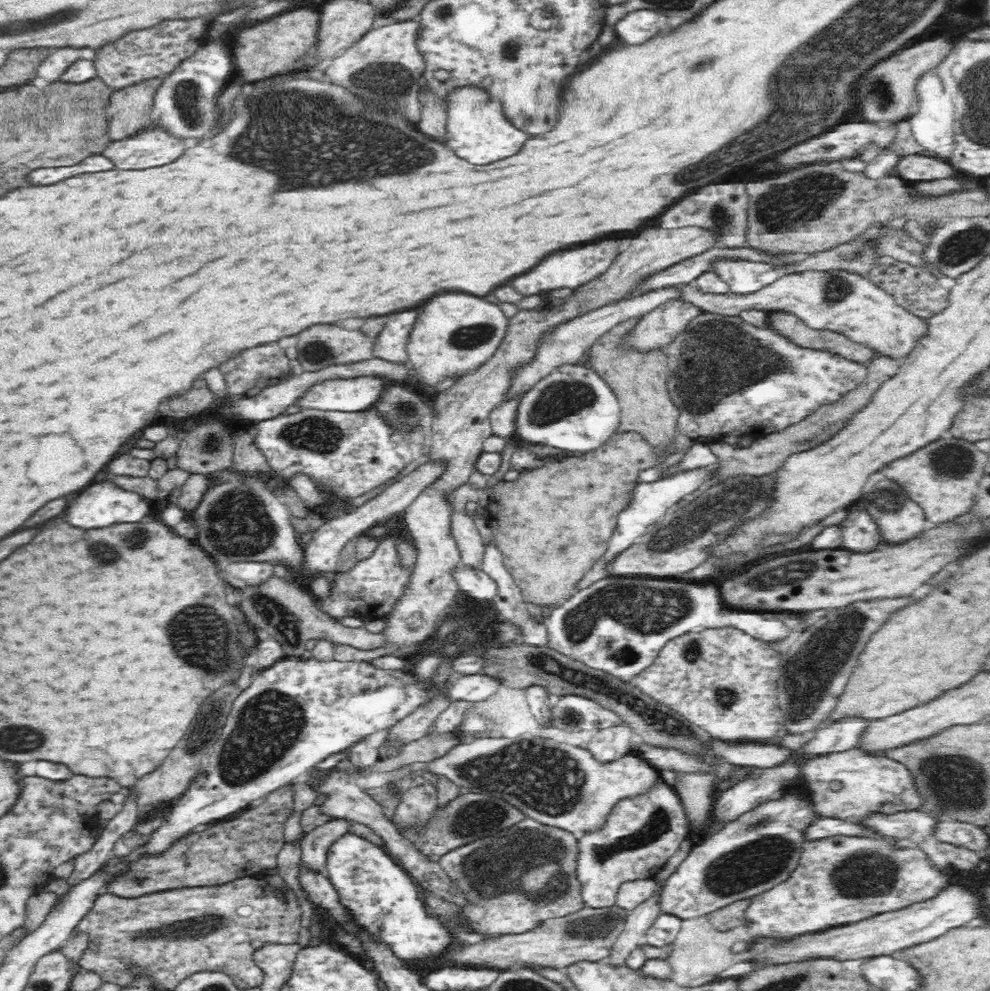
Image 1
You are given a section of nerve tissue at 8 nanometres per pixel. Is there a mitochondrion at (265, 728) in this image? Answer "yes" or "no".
yes

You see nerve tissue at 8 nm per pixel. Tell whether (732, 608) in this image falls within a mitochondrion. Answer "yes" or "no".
no

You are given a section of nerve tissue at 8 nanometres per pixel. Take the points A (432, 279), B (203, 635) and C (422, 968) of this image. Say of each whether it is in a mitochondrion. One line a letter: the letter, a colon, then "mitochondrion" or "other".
A: other
B: mitochondrion
C: other

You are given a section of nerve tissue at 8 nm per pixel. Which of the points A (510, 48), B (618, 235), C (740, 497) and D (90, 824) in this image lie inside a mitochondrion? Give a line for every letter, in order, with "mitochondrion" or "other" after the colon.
A: mitochondrion
B: other
C: mitochondrion
D: other

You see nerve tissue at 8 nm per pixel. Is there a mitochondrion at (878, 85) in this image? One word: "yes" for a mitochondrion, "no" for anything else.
yes

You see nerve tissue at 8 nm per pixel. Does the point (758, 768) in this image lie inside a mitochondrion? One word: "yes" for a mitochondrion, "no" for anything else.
no

